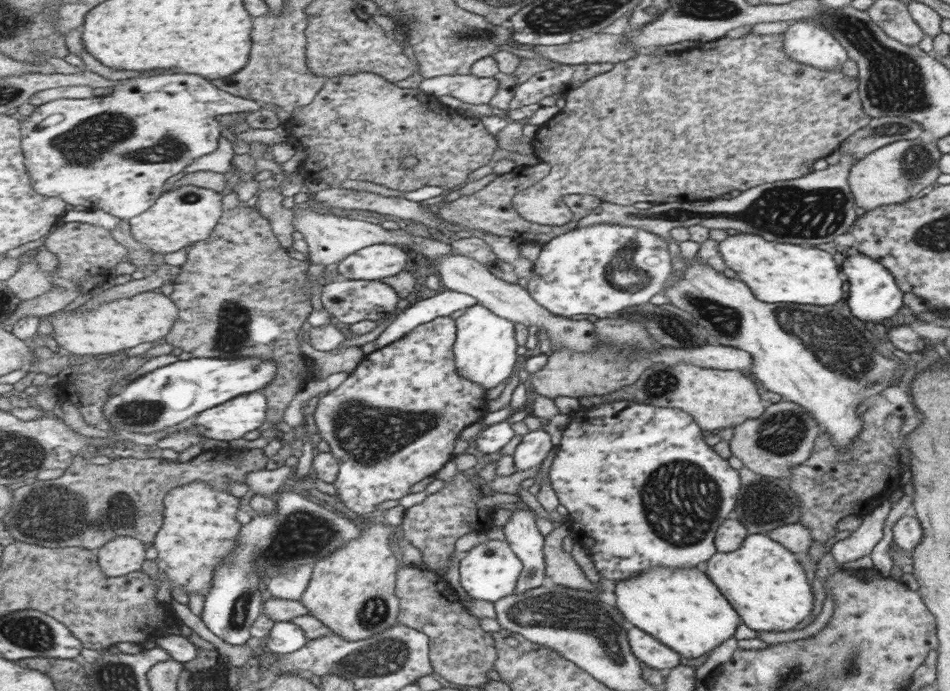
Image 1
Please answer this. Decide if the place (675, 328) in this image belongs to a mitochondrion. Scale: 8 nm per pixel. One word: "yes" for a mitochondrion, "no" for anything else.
yes

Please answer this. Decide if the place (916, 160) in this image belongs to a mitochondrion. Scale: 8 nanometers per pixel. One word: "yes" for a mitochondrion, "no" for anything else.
yes

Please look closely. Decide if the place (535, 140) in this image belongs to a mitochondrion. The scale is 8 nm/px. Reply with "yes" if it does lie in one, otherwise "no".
no

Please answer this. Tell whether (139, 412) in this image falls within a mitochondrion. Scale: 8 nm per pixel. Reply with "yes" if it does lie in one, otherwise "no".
yes

